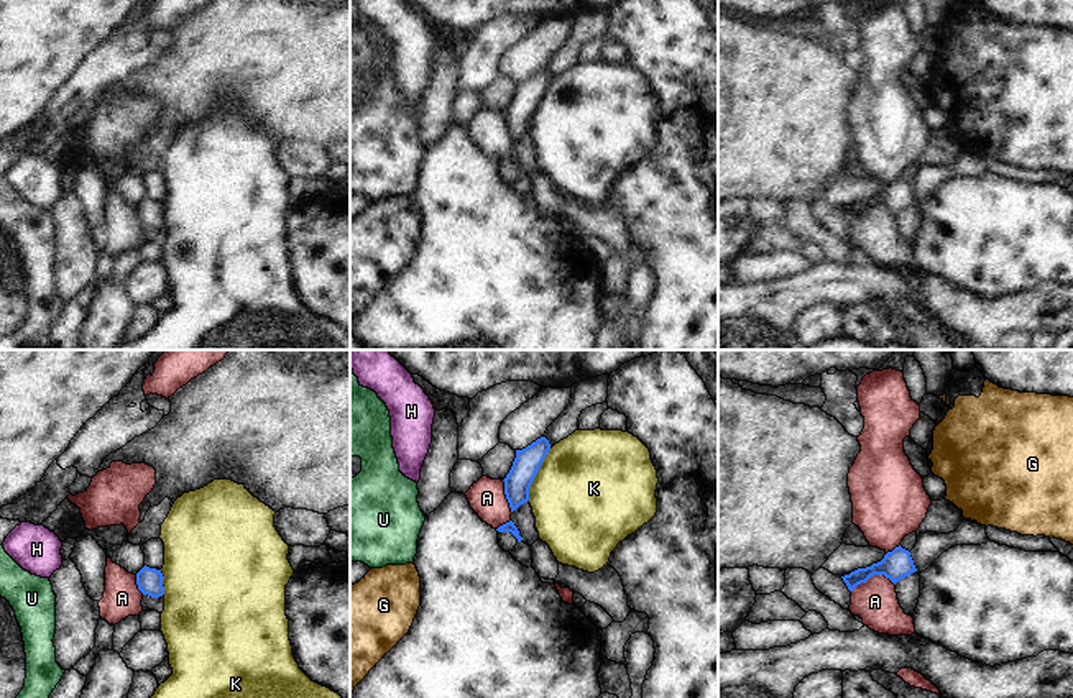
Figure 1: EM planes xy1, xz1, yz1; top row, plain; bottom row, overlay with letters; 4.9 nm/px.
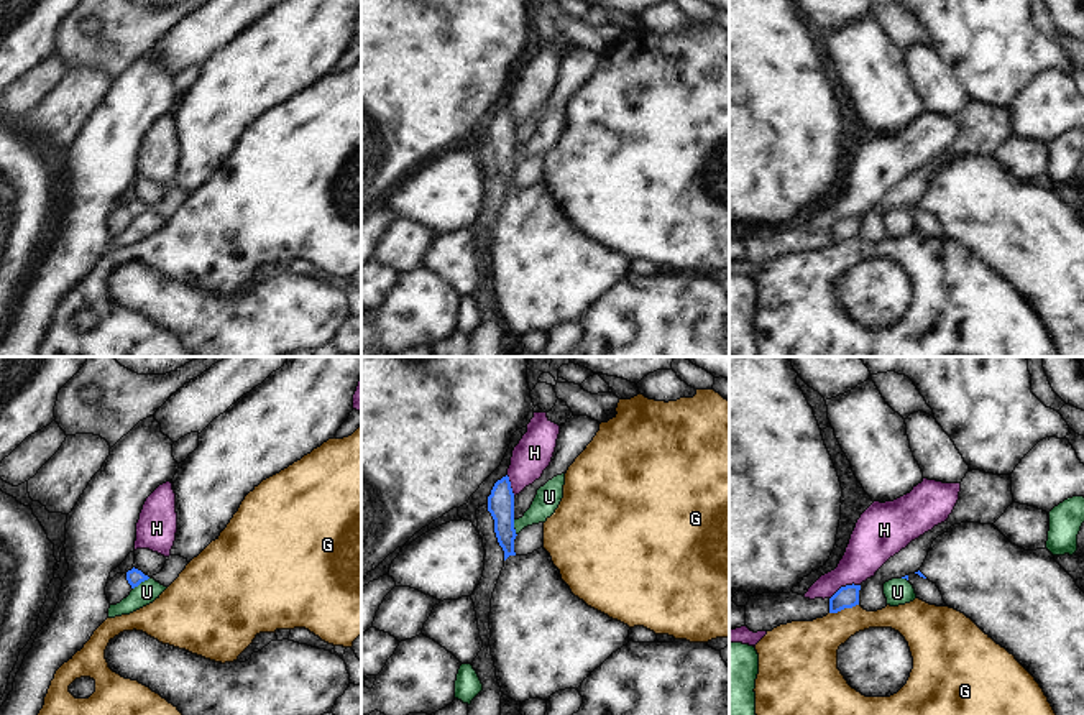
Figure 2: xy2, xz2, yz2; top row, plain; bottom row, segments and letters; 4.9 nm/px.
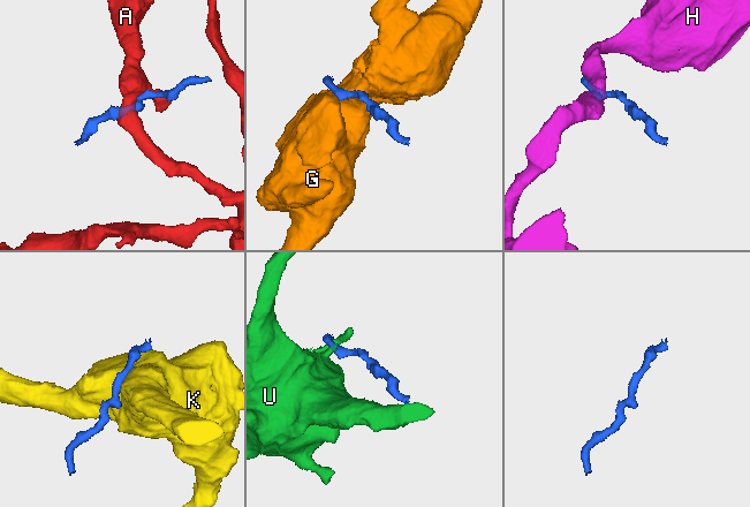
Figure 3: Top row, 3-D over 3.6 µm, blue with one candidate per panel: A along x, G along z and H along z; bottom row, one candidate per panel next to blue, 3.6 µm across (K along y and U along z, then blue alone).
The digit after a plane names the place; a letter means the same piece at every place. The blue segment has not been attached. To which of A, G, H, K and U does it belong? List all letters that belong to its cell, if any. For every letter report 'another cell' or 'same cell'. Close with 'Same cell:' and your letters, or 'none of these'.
A: another cell
G: another cell
H: another cell
K: another cell
U: another cell
Same cell: none of these

